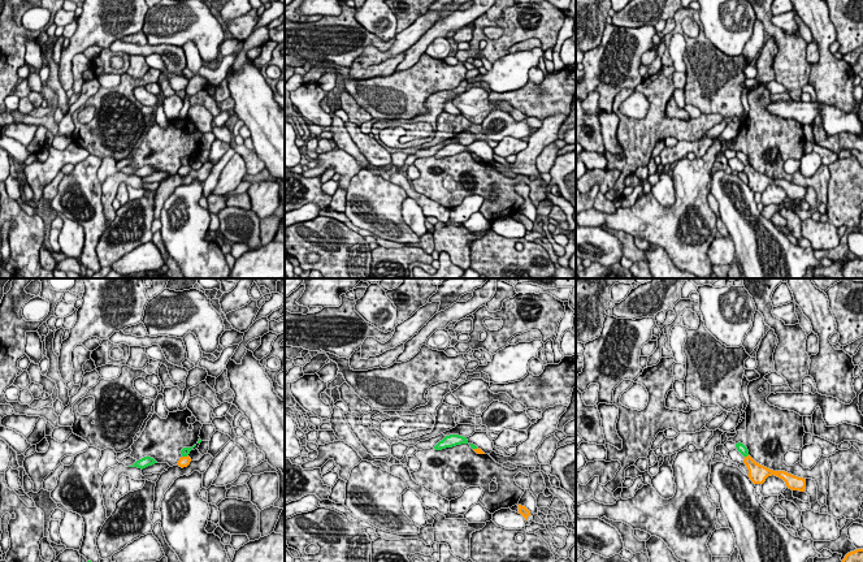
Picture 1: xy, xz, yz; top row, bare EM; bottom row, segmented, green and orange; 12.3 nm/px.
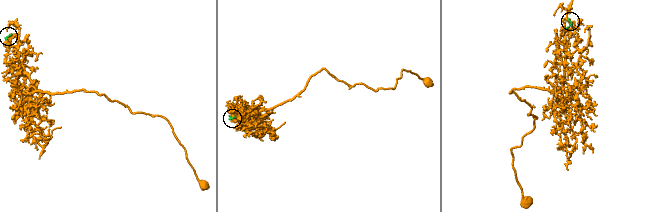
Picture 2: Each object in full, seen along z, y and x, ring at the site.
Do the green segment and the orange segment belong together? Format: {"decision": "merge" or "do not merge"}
{"decision": "do not merge"}

